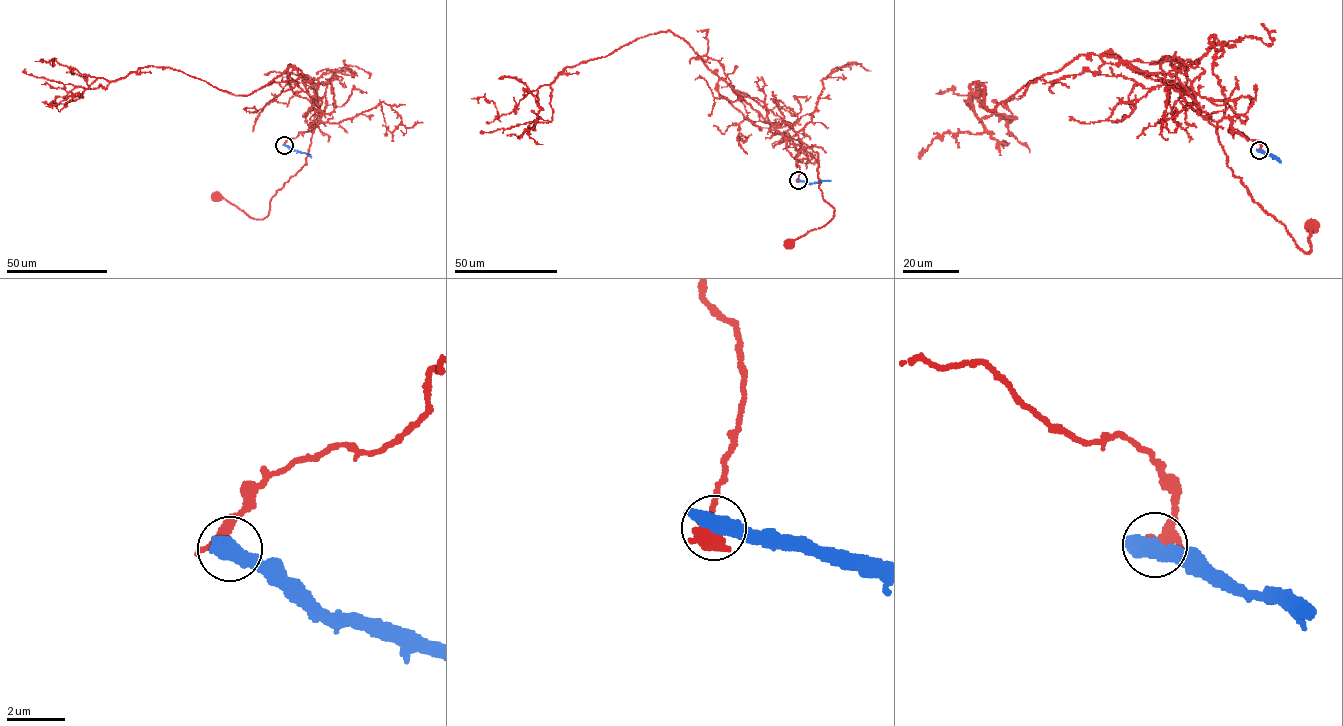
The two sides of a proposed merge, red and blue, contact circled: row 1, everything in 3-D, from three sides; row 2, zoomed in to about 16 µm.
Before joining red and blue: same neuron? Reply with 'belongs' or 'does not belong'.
does not belong

